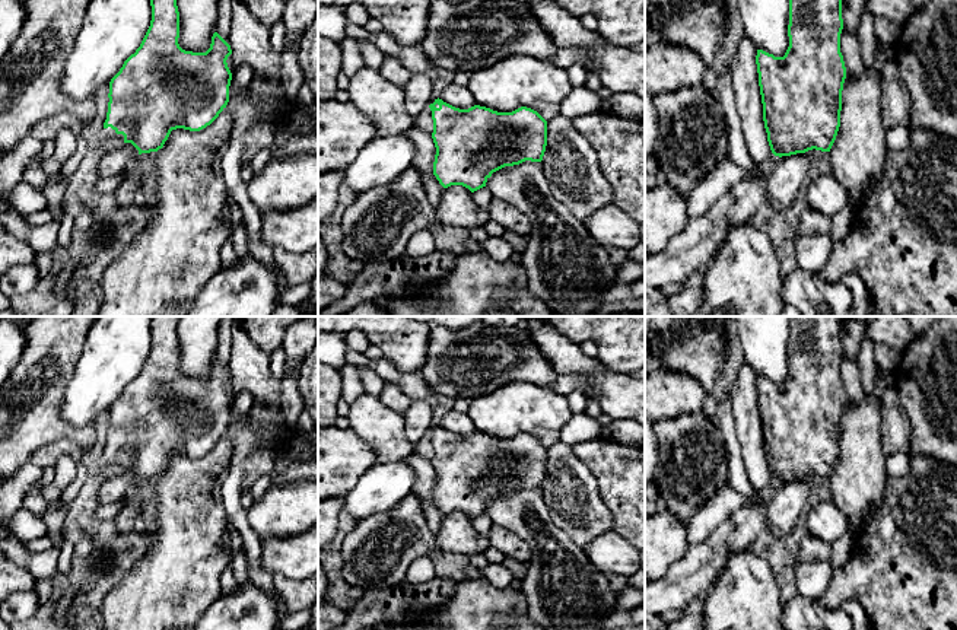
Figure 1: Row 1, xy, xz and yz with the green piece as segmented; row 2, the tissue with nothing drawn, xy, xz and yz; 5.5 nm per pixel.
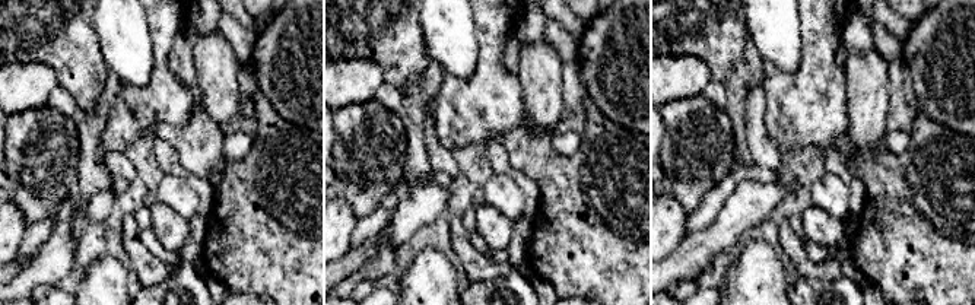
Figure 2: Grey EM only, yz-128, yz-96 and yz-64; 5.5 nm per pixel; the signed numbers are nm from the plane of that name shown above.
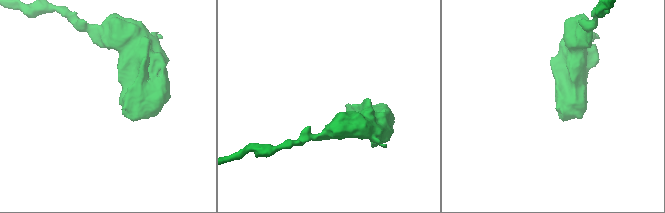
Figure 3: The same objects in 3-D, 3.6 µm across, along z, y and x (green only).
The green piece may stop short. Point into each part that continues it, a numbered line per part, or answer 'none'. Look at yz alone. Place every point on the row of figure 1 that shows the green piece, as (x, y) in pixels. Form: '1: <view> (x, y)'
none

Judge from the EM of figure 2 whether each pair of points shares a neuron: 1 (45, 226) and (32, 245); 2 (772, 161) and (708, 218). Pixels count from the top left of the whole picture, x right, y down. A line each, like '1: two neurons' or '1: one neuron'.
1: one neuron
2: two neurons

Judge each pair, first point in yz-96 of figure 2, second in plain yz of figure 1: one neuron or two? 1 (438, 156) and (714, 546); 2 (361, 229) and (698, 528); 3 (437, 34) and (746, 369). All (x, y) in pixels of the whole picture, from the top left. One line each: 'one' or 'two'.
1: two
2: one
3: two

